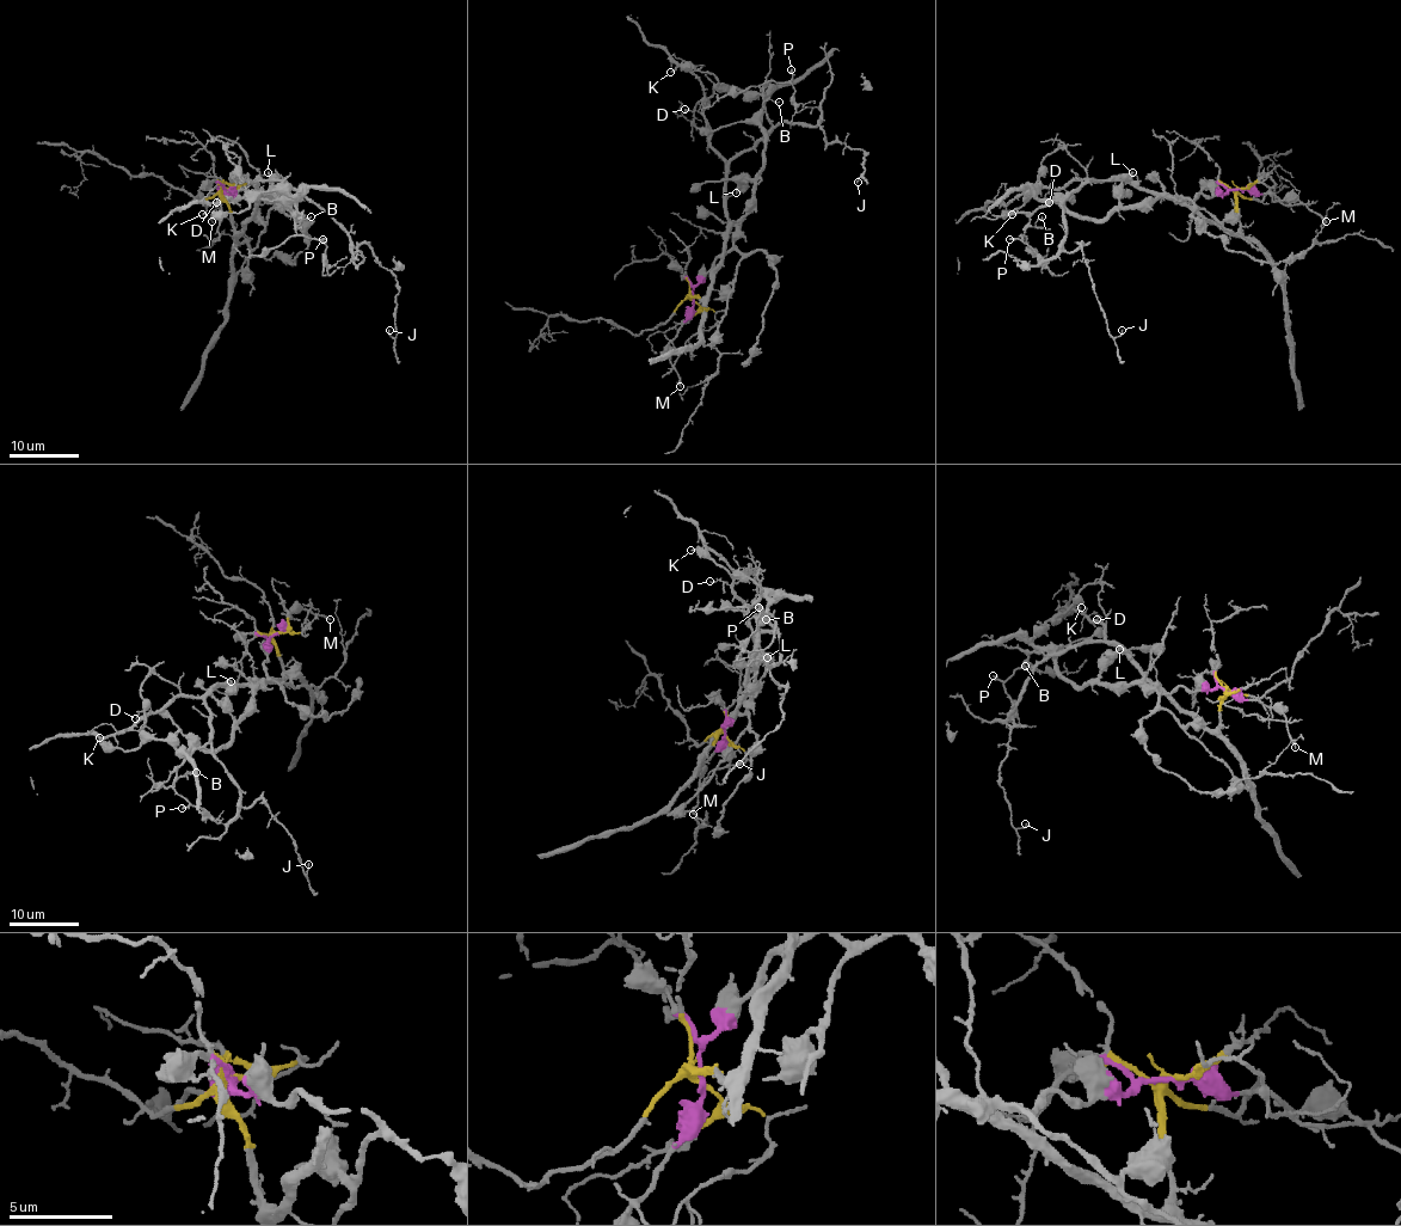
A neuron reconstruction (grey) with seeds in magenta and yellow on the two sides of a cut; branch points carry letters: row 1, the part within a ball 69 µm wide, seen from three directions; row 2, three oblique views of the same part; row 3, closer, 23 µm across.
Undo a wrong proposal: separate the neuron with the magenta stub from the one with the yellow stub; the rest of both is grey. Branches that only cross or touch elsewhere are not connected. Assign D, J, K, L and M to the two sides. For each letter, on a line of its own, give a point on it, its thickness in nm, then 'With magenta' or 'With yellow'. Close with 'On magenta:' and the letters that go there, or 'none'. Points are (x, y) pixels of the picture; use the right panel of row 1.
D: Place: (1049, 202). Thickness 130 nm. With yellow
J: Place: (1122, 330). Thickness 140 nm. With yellow
K: Place: (1012, 214). Thickness 170 nm. With magenta
L: Place: (1132, 172). Thickness 260 nm. With magenta
M: Place: (1326, 221). Thickness 240 nm. With magenta
On magenta: K, L, M

